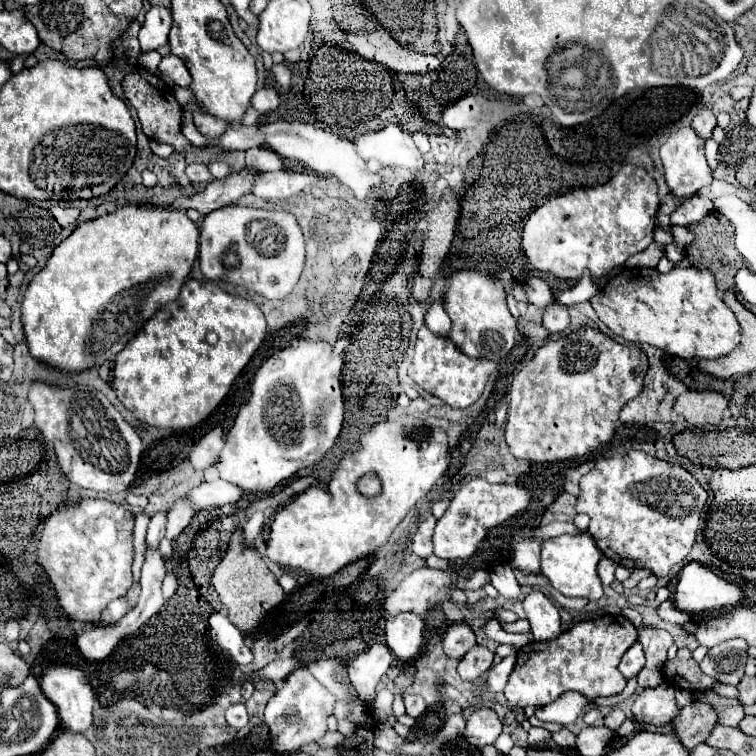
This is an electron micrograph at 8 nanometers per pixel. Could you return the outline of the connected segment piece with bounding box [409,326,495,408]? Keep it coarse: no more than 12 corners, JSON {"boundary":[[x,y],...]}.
{"boundary":[[419,328],[409,376],[451,408],[483,394],[495,362]]}

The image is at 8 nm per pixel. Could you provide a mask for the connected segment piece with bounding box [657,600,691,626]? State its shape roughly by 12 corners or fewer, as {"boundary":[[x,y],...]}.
{"boundary":[[673,600],[659,606],[659,616],[671,624],[685,624],[691,614],[679,610]]}

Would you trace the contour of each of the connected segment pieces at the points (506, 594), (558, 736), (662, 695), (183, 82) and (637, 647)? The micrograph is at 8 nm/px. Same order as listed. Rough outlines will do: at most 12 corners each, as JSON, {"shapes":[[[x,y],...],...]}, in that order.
{"shapes":[[[509,564],[491,570],[491,584],[507,600],[523,592]],[[563,727],[552,733],[560,748],[571,749],[576,735]],[[669,684],[641,690],[635,720],[669,724],[679,712]],[[165,56],[159,64],[163,76],[177,86],[189,88],[192,81],[181,58]],[[639,642],[621,658],[619,672],[625,678],[639,674],[645,654]]]}

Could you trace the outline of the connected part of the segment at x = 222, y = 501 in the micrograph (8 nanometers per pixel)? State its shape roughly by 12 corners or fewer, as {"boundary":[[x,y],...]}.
{"boundary":[[225,480],[203,482],[185,498],[197,508],[233,504],[241,488]]}

